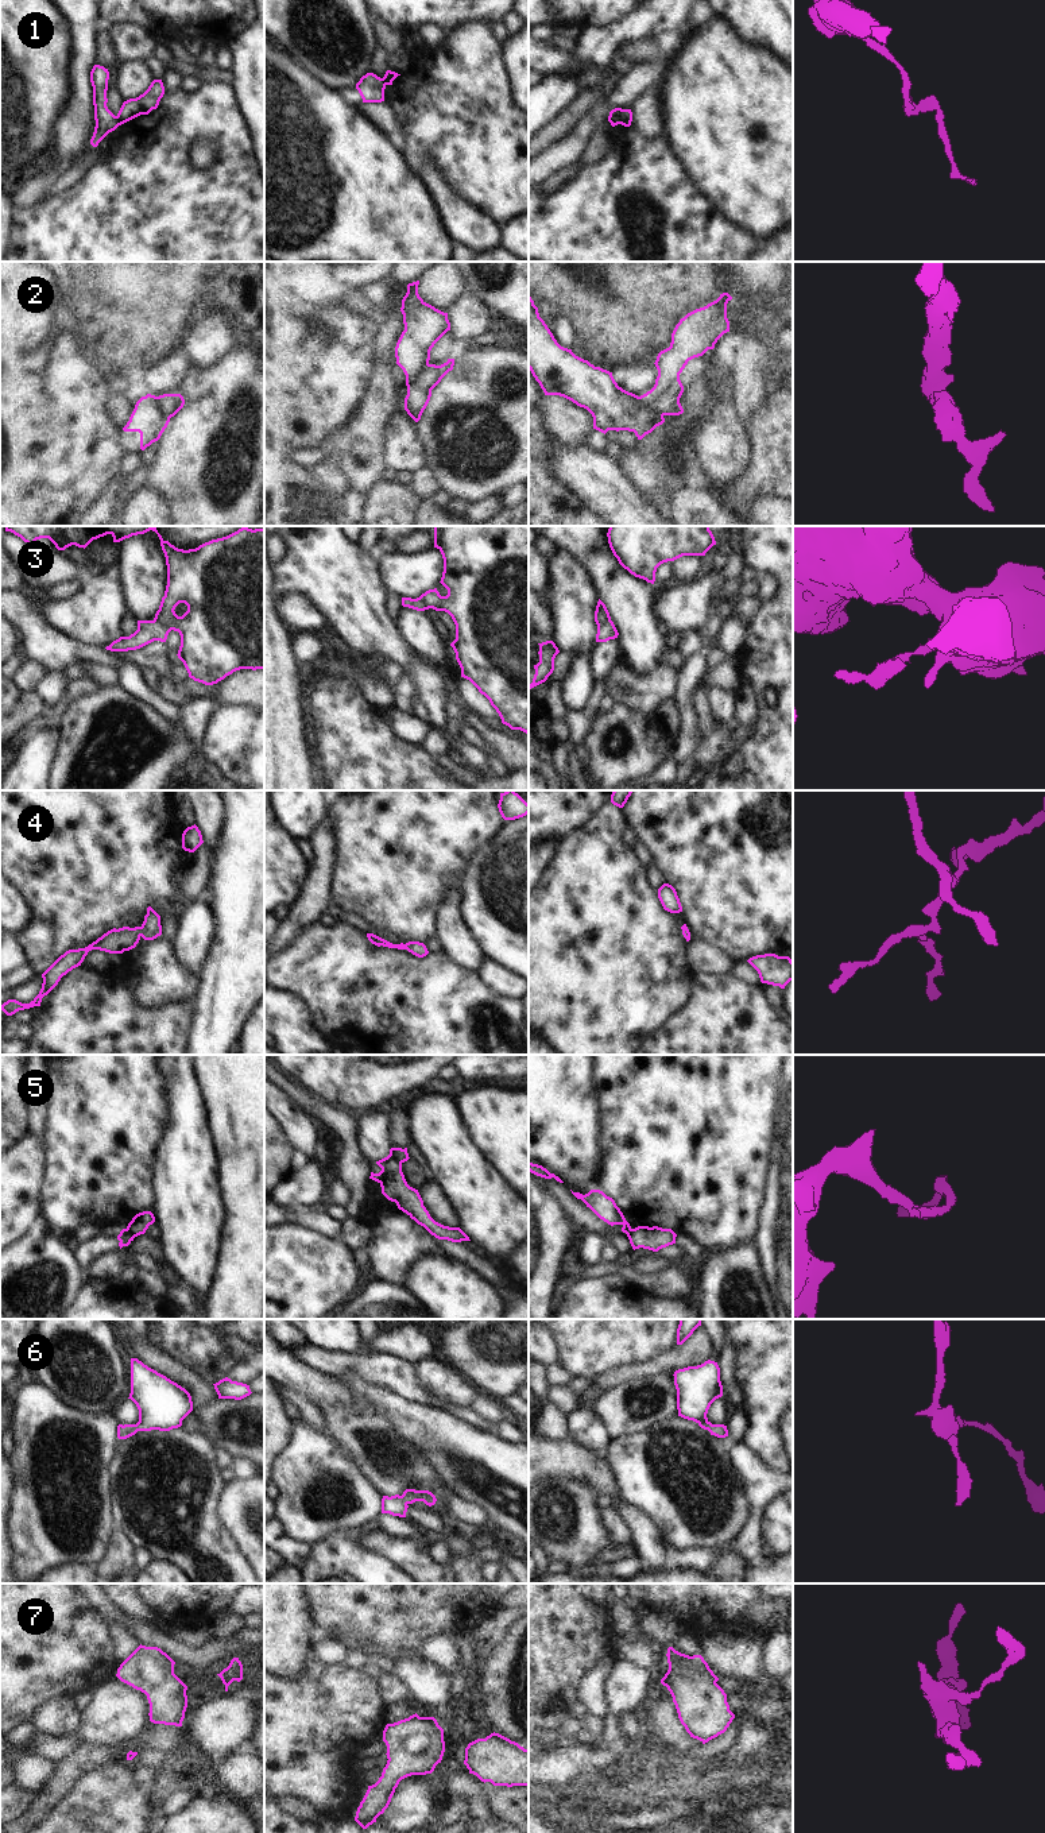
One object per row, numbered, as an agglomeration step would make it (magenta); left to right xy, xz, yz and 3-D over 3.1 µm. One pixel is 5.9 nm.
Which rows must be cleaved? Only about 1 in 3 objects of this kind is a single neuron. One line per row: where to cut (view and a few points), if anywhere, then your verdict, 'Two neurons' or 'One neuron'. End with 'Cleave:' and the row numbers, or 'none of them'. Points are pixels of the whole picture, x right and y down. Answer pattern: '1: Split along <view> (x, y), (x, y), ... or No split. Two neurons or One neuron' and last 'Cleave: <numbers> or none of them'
1: Split along xy (116, 116), (122, 123). Two neurons
2: Split along yz (638, 397), (662, 416). Two neurons
3: Split along xy (154, 619), (170, 630). Two neurons
4: No split. One neuron
5: Split along xz (389, 1155), (401, 1164). Two neurons
6: No split. One neuron
7: No split. One neuron
Cleave: 1, 2, 3, 5

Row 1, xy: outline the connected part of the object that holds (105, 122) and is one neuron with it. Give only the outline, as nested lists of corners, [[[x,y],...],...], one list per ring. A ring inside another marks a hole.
[[[94,65],[90,71],[90,82],[93,86],[93,105],[96,127],[90,144],[97,147],[98,143],[119,125],[121,125],[117,116],[115,116],[107,107],[109,71],[104,66]]]

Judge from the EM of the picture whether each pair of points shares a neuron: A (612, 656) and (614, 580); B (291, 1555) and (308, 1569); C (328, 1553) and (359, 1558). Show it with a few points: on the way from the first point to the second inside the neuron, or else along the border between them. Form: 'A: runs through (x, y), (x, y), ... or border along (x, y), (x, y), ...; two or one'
A: border along (616, 638), (620, 646), (622, 661); two
B: border along (312, 1545), (310, 1553), (298, 1567); two
C: runs through (336, 1553), (351, 1557); one

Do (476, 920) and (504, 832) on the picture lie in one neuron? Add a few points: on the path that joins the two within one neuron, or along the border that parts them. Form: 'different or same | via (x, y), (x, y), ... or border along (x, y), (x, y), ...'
same | via (484, 898), (503, 878), (503, 854)

